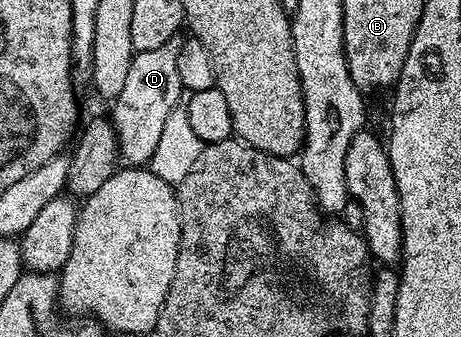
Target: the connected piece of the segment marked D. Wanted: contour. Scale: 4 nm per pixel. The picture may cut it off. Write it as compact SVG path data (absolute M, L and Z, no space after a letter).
M179 35L162 42L155 50L135 53L130 62L130 74L126 74L126 86L111 105L110 119L116 131L118 156L125 165L144 166L151 161L154 149L158 147L158 137L166 118L173 107L182 100L182 89L178 78L178 50L182 43Z

